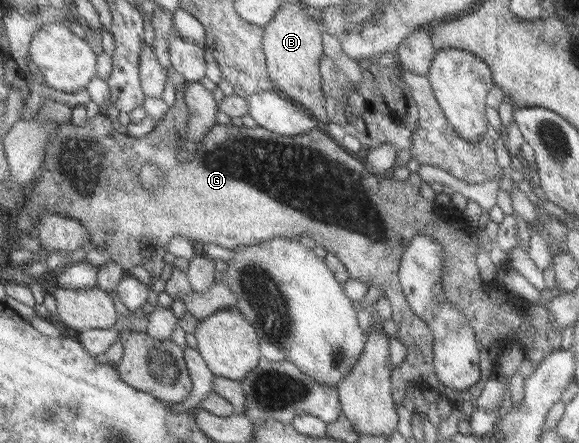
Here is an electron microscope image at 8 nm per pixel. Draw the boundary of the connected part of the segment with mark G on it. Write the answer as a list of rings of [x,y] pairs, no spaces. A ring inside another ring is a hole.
[[[189,81],[181,83],[176,89],[175,105],[170,107],[166,117],[156,122],[154,129],[140,138],[128,136],[124,130],[120,133],[104,112],[86,119],[82,127],[72,123],[60,123],[47,145],[43,163],[45,177],[41,179],[41,185],[37,182],[35,187],[29,188],[25,206],[16,216],[17,232],[36,234],[37,224],[43,214],[61,214],[76,219],[91,232],[91,247],[109,253],[110,260],[121,265],[126,276],[131,276],[131,268],[141,266],[157,279],[162,278],[166,267],[165,255],[173,237],[186,237],[194,242],[211,243],[236,250],[271,239],[298,239],[301,235],[308,235],[313,239],[314,245],[321,245],[326,253],[333,255],[343,265],[351,281],[377,287],[383,291],[382,297],[391,307],[390,321],[397,328],[395,339],[406,351],[405,359],[391,368],[390,395],[395,406],[406,396],[407,383],[423,389],[443,389],[443,385],[437,381],[433,373],[432,336],[428,328],[413,316],[406,305],[397,278],[403,250],[415,235],[429,236],[435,244],[441,246],[444,253],[443,294],[448,303],[456,307],[467,319],[469,331],[475,333],[478,344],[479,379],[467,390],[459,393],[459,402],[474,401],[479,396],[484,383],[495,374],[499,352],[512,345],[521,347],[519,339],[523,319],[532,328],[534,351],[548,353],[560,350],[560,333],[550,325],[553,317],[543,303],[524,303],[508,294],[497,281],[483,283],[475,264],[475,239],[471,239],[473,227],[463,221],[462,212],[453,209],[451,204],[439,206],[432,200],[421,197],[421,179],[416,172],[410,172],[408,177],[401,181],[391,179],[389,175],[375,176],[367,172],[365,165],[347,154],[340,144],[327,137],[322,129],[287,137],[277,135],[259,125],[247,128],[233,124],[215,124],[211,132],[207,132],[205,140],[199,142],[197,156],[189,162],[181,162],[179,149],[183,139],[187,139],[189,129],[189,107],[185,101],[187,84]],[[149,163],[157,164],[157,168],[161,170],[161,185],[155,191],[147,191],[141,183],[141,168]],[[143,249],[151,251],[150,258],[145,258]]]

